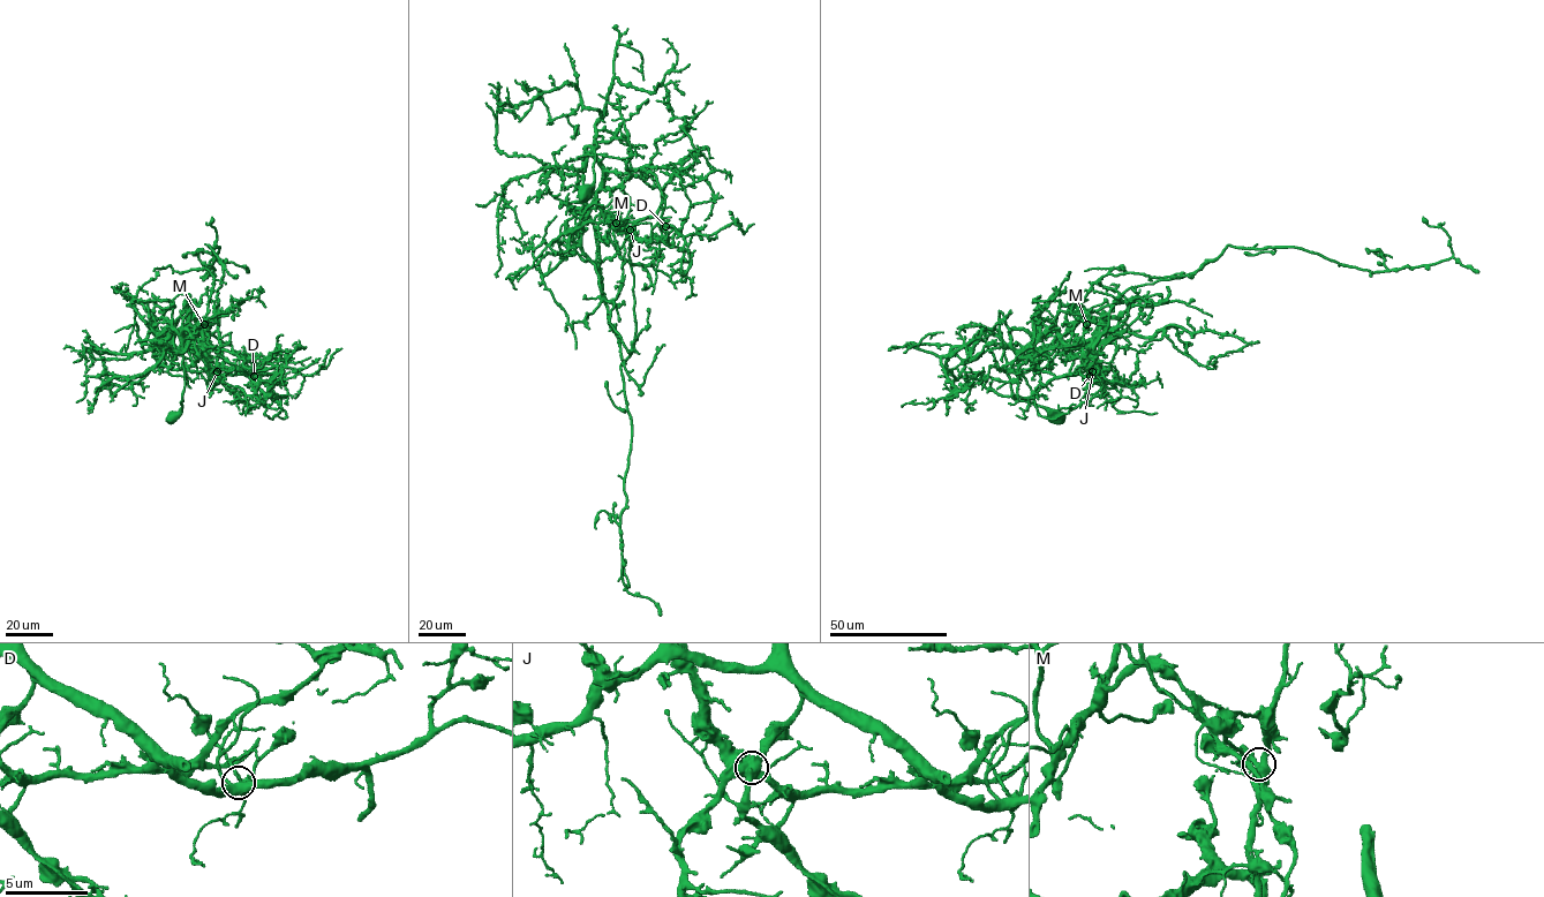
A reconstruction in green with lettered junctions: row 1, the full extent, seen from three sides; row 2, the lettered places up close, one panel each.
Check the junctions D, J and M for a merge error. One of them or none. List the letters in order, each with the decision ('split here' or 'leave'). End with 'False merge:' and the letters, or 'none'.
D: leave
J: split here
M: leave
False merge: J

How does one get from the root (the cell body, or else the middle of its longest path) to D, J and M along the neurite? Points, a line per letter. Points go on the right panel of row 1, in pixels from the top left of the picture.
D: (1057, 415), (1014, 398), (1003, 346), (1021, 352), (1049, 329), (1070, 345), (1082, 337), (1079, 372), (1090, 376)
J: (1057, 415), (1014, 398), (1003, 346), (1021, 352), (1052, 329), (1070, 345), (1091, 341), (1086, 356), (1092, 371)
M: (1057, 415), (1014, 398), (1003, 346), (1021, 352), (1049, 329), (1063, 341), (1077, 345), (1086, 324)

